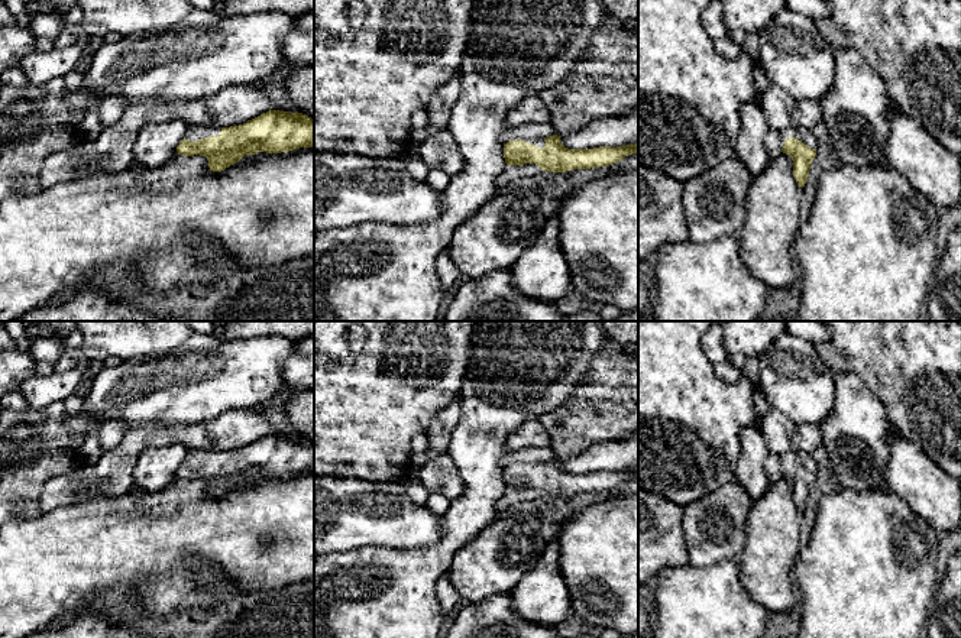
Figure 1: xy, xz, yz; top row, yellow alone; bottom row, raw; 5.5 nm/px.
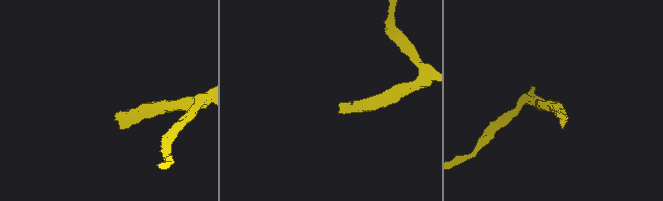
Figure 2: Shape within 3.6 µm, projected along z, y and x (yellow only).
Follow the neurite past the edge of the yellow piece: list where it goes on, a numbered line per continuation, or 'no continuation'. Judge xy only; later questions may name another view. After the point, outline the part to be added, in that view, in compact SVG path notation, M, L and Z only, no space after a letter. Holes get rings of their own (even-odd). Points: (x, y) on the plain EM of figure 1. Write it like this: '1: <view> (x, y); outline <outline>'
1: xy (194, 456); outline M191 448L188 450L184 463L185 464L191 464L195 466L198 463L206 463L210 460L217 460L220 459L221 451L207 451L207 450L197 450L197 448Z

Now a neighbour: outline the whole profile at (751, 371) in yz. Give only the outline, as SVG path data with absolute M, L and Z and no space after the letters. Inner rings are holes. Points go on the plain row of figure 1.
M748 356L742 369L744 376L754 388L760 385L760 360L758 356Z

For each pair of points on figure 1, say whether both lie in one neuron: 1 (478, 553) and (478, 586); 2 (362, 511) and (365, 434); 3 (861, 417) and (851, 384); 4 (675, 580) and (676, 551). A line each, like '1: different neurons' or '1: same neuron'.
1: same neuron
2: different neurons
3: same neuron
4: different neurons

